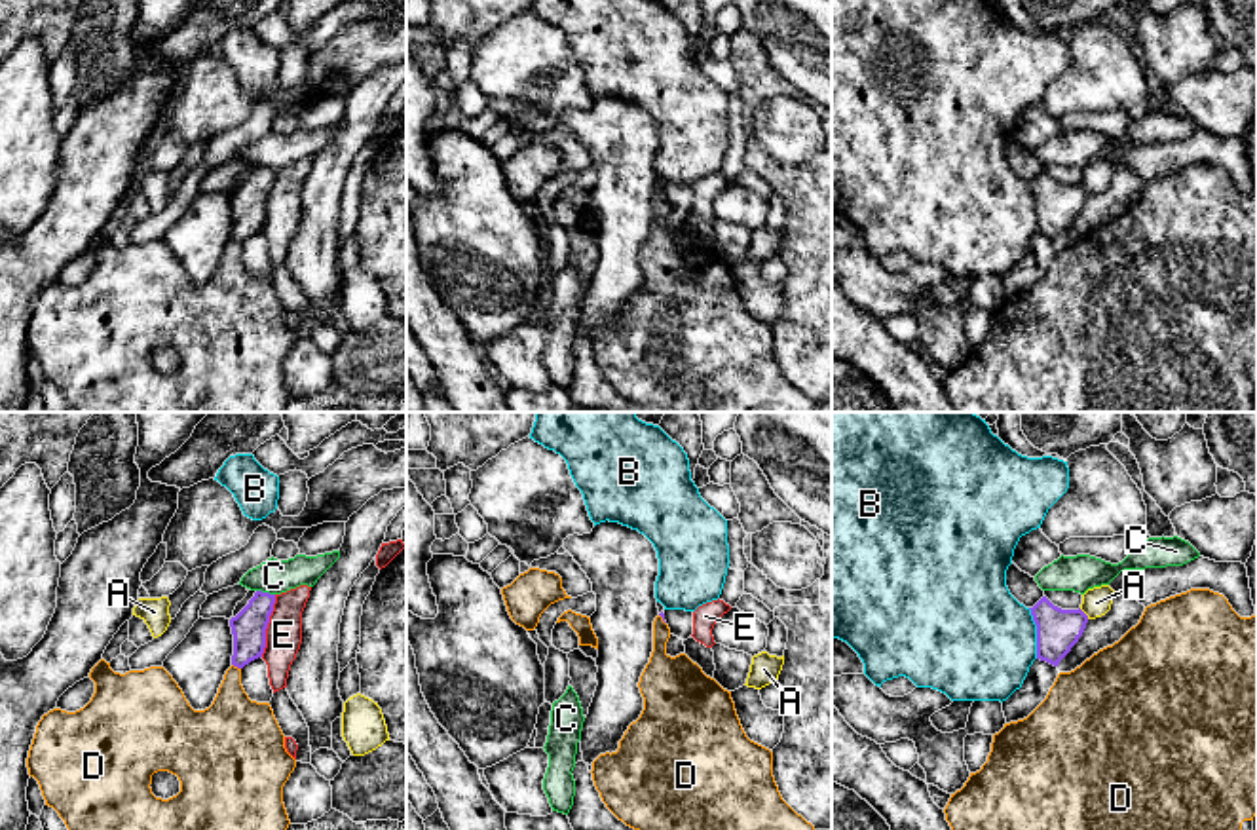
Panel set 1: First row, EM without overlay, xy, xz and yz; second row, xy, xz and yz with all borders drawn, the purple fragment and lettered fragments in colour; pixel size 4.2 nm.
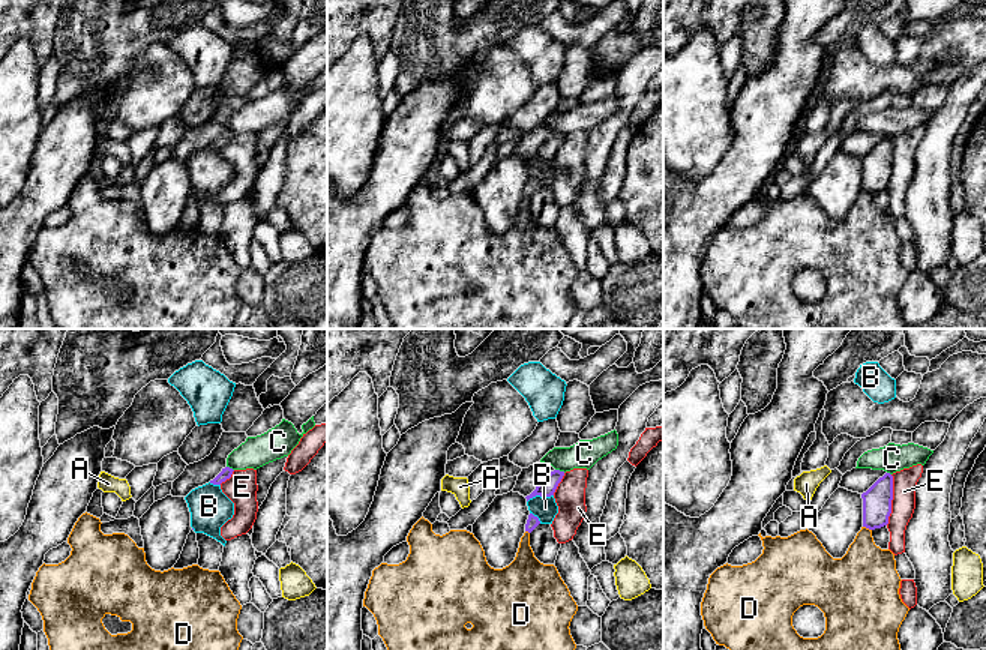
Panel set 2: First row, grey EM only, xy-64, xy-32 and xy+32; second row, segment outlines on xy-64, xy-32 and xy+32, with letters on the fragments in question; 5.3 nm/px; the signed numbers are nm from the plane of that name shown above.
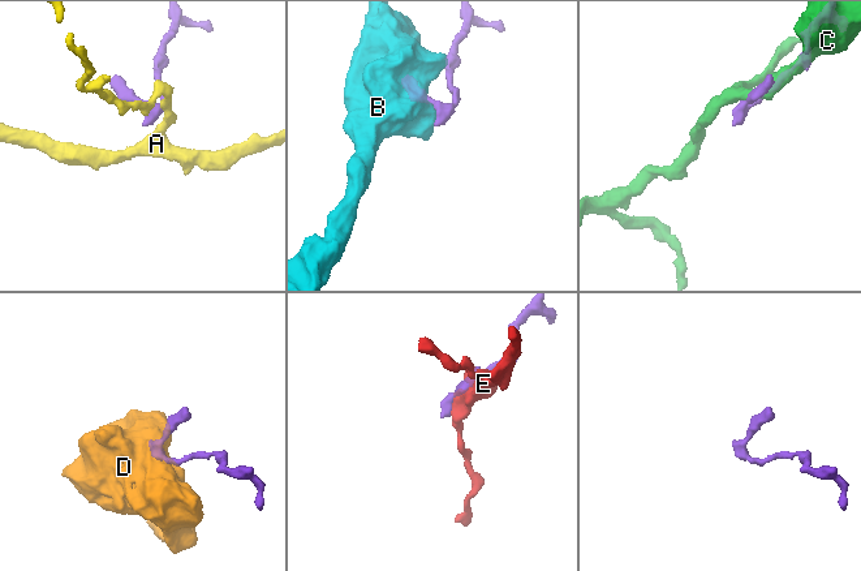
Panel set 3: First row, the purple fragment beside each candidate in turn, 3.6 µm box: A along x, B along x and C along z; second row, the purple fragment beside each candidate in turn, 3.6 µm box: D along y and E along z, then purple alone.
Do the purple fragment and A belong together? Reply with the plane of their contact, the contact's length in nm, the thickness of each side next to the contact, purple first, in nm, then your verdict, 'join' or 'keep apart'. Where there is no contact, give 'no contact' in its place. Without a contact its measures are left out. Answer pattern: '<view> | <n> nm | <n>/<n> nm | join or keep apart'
yz | 60 nm | 180/120 nm | keep apart

